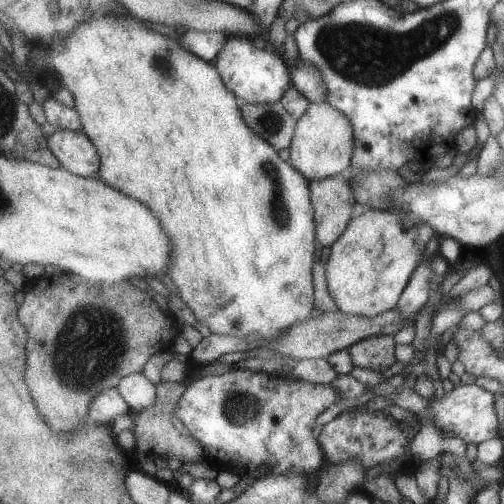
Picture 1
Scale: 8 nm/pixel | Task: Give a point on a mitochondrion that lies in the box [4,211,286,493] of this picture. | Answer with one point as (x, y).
(88, 354)

